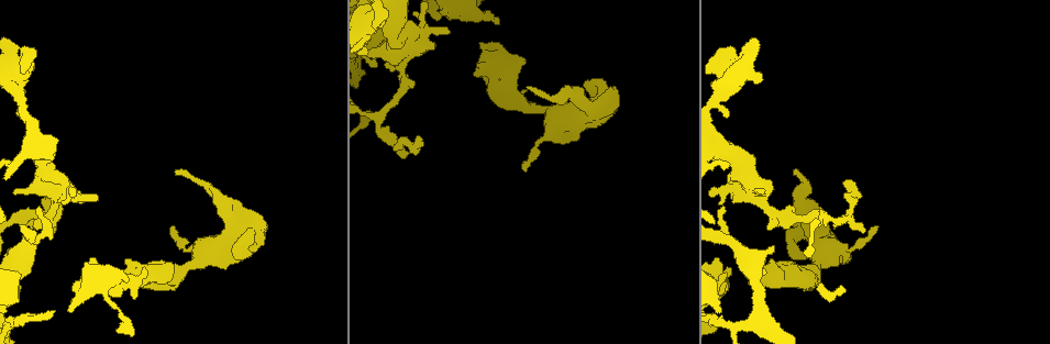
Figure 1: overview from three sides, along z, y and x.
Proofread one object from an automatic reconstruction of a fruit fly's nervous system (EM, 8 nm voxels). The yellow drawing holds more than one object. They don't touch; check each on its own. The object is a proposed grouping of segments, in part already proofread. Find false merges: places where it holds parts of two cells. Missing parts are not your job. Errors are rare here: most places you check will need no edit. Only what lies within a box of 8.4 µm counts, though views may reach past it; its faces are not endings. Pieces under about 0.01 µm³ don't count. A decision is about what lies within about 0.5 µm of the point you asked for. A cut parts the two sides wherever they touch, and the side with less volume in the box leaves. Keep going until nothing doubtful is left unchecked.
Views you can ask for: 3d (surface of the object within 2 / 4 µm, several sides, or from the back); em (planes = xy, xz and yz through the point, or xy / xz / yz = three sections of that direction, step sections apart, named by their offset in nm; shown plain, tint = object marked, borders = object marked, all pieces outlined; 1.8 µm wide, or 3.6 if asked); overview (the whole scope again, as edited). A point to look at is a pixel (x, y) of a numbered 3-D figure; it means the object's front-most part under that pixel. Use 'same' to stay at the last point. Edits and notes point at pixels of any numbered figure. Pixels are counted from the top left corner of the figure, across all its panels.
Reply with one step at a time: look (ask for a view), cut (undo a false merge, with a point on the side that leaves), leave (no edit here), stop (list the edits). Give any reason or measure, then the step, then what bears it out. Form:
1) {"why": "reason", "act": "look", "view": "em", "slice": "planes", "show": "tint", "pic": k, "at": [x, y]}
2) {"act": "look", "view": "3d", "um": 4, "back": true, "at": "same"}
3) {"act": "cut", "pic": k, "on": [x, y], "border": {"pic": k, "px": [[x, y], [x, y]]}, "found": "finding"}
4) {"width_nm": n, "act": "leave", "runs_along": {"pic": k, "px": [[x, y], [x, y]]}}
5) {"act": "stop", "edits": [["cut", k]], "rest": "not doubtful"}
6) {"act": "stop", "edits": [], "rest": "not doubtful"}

{"why": "thin arm on a thick one", "act": "look", "view": "3d", "um": 4, "pic": 1, "at": [21, 94]}

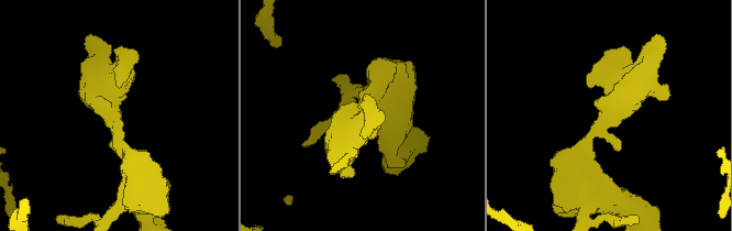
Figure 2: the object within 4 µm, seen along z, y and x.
{"act": "look", "view": "em", "slice": "planes", "show": "tint", "pic": 2, "at": [114, 113]}

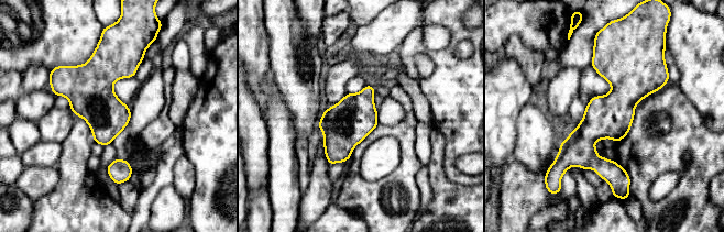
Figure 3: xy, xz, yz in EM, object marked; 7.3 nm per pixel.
{"act": "leave", "runs_along": {"pic": 3, "px": [[602, 48], [617, 103], [589, 154], [613, 180]]}, "found": "all the same cell"}

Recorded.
{"why": "sharp bend", "act": "look", "view": "3d", "um": 4, "pic": 1, "at": [148, 273]}

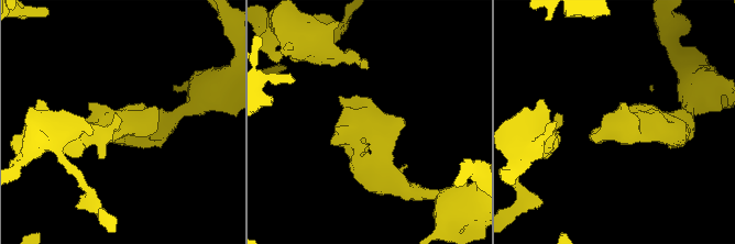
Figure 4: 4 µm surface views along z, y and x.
{"why": "now the EM", "act": "look", "view": "em", "um": 3.6, "slice": "planes", "show": "tint", "pic": 4, "at": [123, 120]}

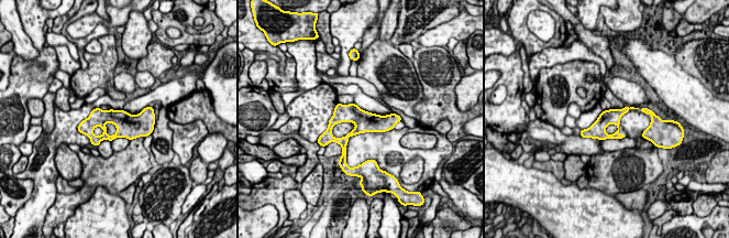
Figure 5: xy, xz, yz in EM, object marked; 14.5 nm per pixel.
{"act": "leave", "runs_along": {"pic": 5, "px": [[146, 119], [100, 118], [84, 127]]}, "found": "continuous, no second cell"}

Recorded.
{"why": "thick turns thin", "act": "look", "view": "3d", "um": 4, "back": true, "pic": 1, "at": [577, 116]}

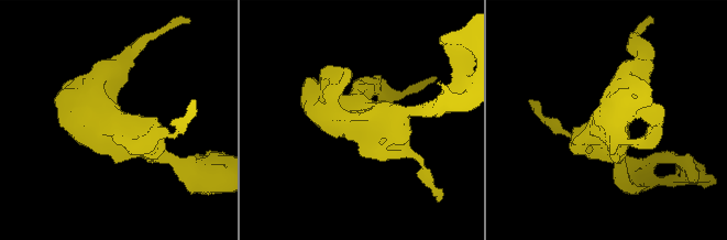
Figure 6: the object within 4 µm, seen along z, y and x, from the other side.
{"why": "now the EM", "act": "look", "view": "em", "um": 3.6, "slice": "planes", "show": "tint", "pic": 6, "at": [360, 120]}

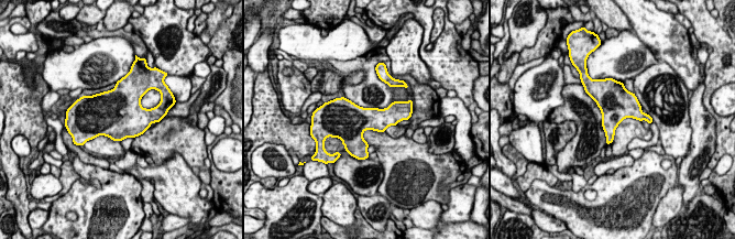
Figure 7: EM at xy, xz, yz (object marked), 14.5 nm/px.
{"act": "leave", "found": "all the same cell"}

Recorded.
{"act": "stop", "edits": [], "rest": "not doubtful"}

